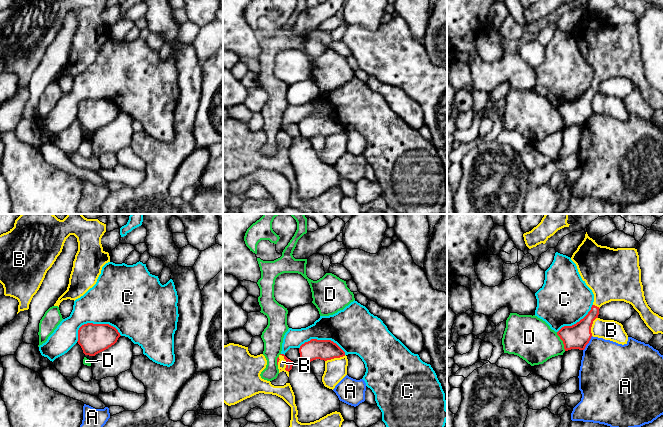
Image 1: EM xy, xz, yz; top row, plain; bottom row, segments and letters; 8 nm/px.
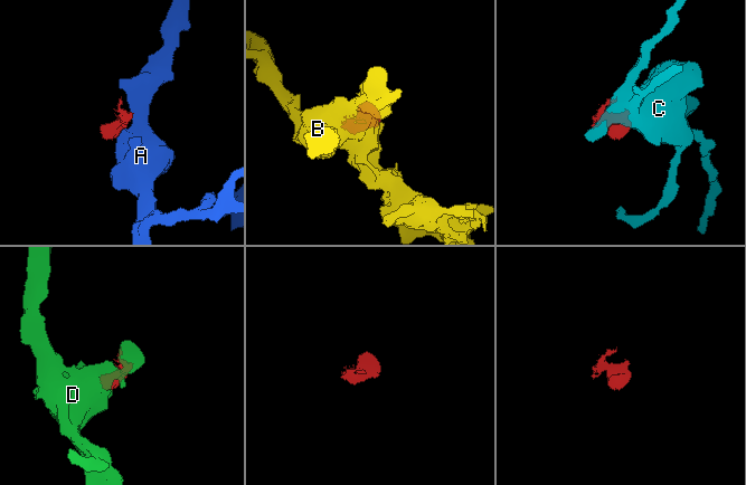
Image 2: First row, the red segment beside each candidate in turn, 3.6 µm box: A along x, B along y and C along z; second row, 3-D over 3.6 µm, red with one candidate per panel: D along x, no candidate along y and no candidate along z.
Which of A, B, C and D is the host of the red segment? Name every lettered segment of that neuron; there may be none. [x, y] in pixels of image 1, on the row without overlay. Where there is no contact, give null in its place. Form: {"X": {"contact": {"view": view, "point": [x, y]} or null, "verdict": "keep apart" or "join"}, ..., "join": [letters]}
{"A": {"contact": {"view": "yz", "point": [588, 118]}, "verdict": "keep apart"}, "B": {"contact": {"view": "xz", "point": [286, 139]}, "verdict": "join"}, "C": {"contact": {"view": "xy", "point": [94, 100]}, "verdict": "keep apart"}, "D": {"contact": {"view": "yz", "point": [562, 116]}, "verdict": "keep apart"}, "join": ["B"]}

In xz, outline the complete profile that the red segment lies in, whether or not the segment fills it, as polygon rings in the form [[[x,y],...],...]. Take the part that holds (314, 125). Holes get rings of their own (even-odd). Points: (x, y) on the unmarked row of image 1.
[[[311,115],[299,124],[300,136],[309,140],[320,135],[325,137],[322,158],[325,163],[334,165],[347,151],[348,135],[345,128],[331,116]]]

